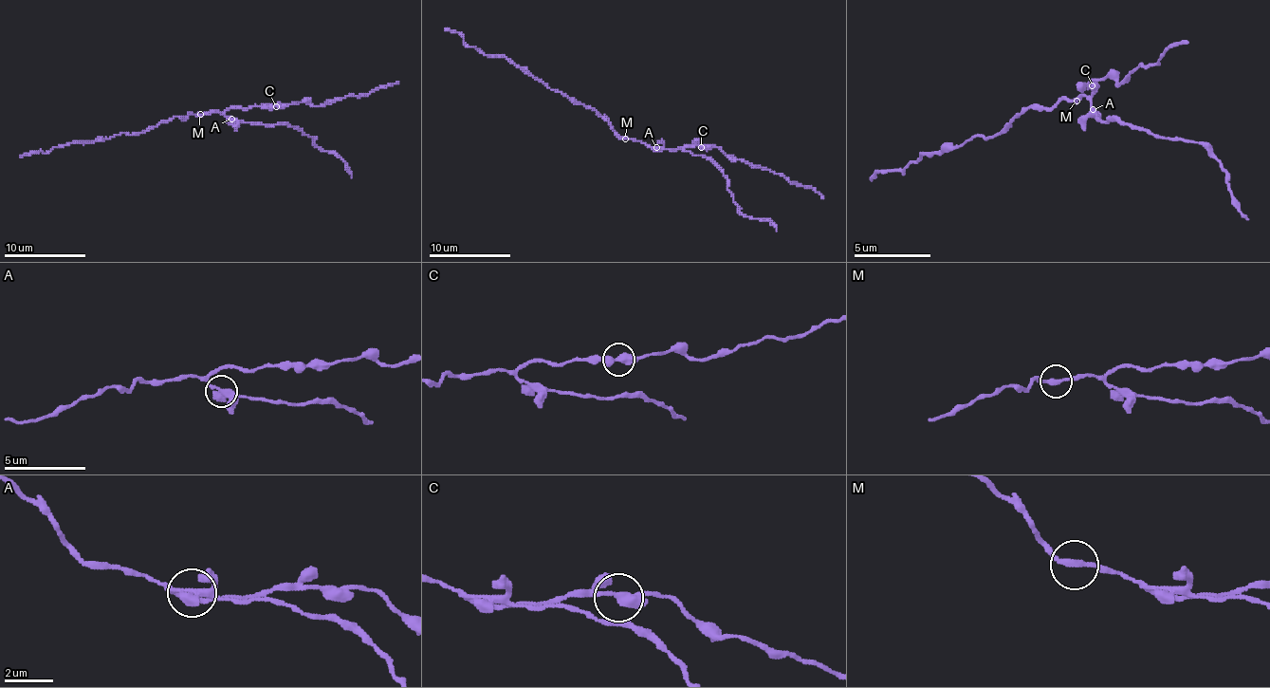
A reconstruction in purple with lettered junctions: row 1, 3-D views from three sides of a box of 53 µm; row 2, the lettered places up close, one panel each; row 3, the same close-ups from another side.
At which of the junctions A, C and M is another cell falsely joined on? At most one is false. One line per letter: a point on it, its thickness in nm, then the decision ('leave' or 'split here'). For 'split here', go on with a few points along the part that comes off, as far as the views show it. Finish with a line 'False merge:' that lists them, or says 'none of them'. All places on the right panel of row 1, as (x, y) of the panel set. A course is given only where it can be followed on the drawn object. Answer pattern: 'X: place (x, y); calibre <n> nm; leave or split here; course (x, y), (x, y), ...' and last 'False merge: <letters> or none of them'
A: place (1093, 109); calibre 320 nm; split here; course (1092, 108), (1099, 116), (1095, 120), (1123, 120), (1207, 151), (1226, 170), (1226, 189), (1250, 220)
C: place (1092, 85); calibre 280 nm; leave
M: place (1076, 101); calibre 240 nm; leave
False merge: A

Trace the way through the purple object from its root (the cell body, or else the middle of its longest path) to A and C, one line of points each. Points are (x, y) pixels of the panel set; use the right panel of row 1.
A: (1073, 101), (1084, 97), (1092, 108)
C: (1073, 101), (1088, 97), (1095, 89), (1088, 85), (1092, 85)

